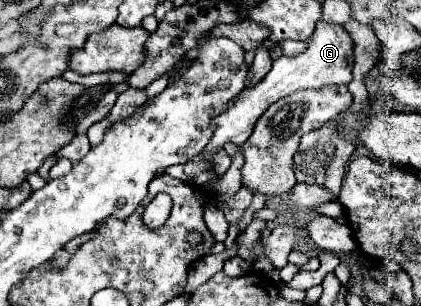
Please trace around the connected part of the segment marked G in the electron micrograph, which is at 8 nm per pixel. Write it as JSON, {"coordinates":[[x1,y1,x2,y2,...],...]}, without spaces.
{"coordinates":[[317,22,315,34,309,40,307,52,295,58,277,58,273,60,273,68,267,72,267,76,253,88,247,88,241,92,241,96,233,102,233,106,217,118,217,128,205,148,205,152,211,156,215,150,223,148,225,142,241,142,249,138,249,132,253,132,253,124,259,120,259,116,277,100,293,94,301,88,323,88,325,84,349,84,351,82,351,70,353,70,353,40,339,24,323,24]]}

